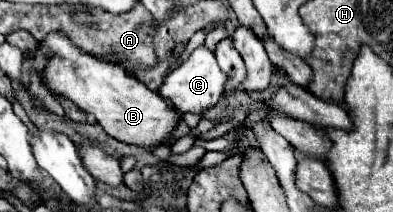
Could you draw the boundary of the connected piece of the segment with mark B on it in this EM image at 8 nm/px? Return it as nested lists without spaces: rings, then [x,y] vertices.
[[[62,31],[48,33],[40,47],[48,51],[48,59],[44,65],[44,81],[46,87],[68,101],[72,101],[78,109],[82,109],[88,115],[94,115],[98,125],[114,139],[122,143],[132,143],[144,149],[152,149],[154,145],[160,145],[170,131],[178,123],[178,113],[166,105],[166,101],[150,91],[144,83],[134,79],[124,67],[118,67],[116,63],[102,61],[84,49],[76,47],[70,37]]]

